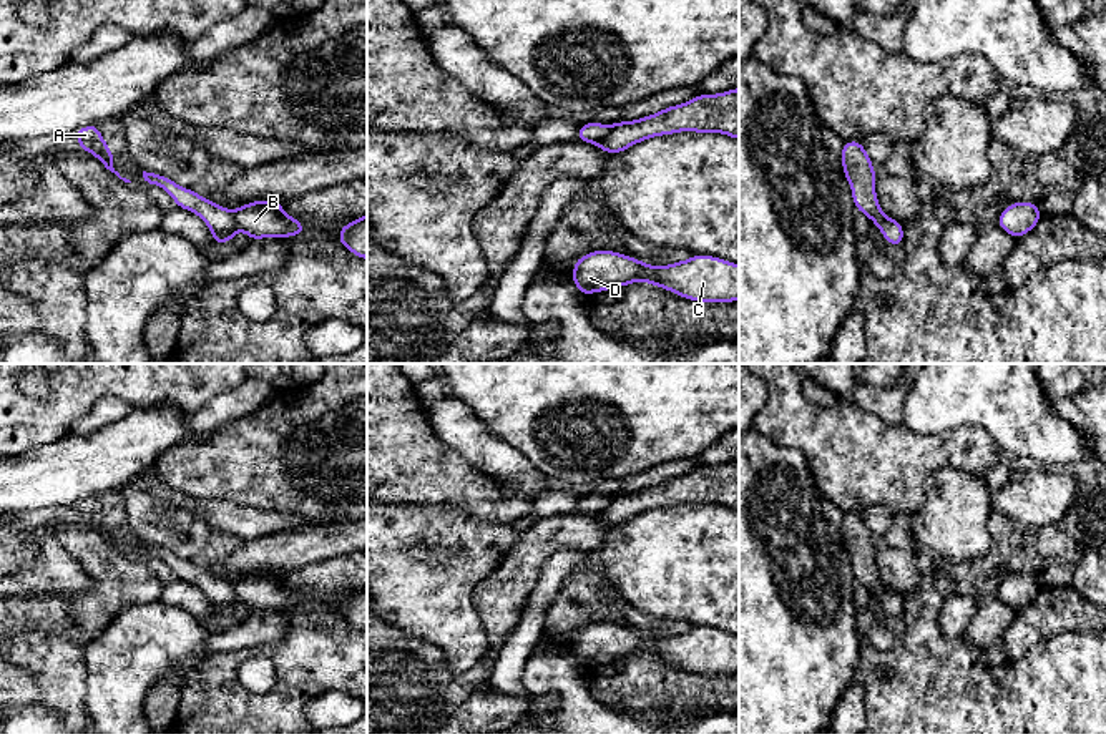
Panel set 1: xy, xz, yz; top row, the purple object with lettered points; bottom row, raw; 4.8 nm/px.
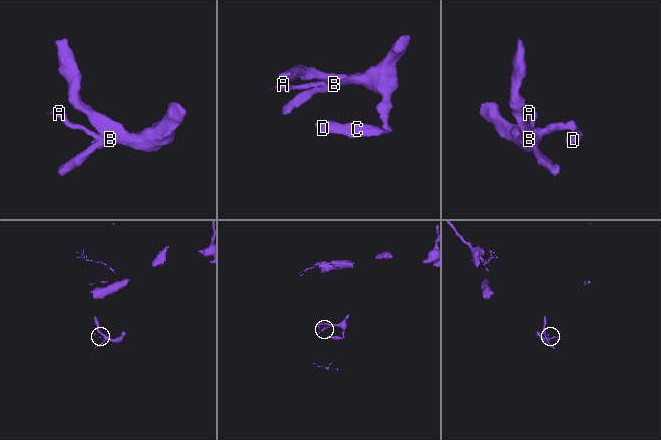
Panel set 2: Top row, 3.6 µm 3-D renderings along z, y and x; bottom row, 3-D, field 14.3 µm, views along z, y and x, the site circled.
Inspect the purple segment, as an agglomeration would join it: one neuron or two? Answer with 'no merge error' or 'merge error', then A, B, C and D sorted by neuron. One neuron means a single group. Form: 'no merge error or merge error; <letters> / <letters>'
merge error; A / B C D

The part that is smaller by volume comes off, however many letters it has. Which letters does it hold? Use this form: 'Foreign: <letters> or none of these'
Foreign: B, C, D

